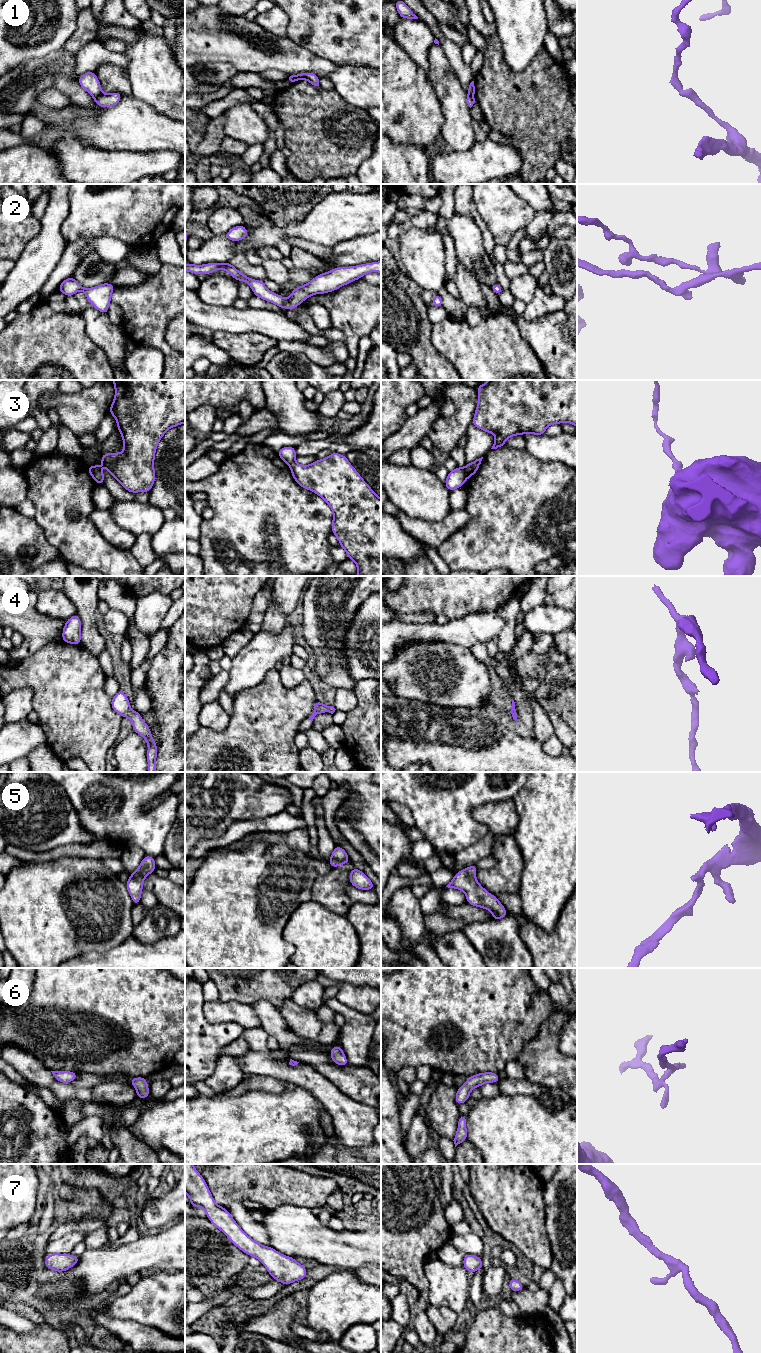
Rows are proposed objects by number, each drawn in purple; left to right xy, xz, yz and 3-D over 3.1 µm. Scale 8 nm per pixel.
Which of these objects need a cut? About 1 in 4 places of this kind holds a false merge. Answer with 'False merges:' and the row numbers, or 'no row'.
False merges: 1, 3

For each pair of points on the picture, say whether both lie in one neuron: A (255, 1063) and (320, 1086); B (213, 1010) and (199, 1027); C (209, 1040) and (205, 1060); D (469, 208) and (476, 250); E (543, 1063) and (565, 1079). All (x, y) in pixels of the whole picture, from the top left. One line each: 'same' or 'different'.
A: same
B: different
C: same
D: different
E: same

